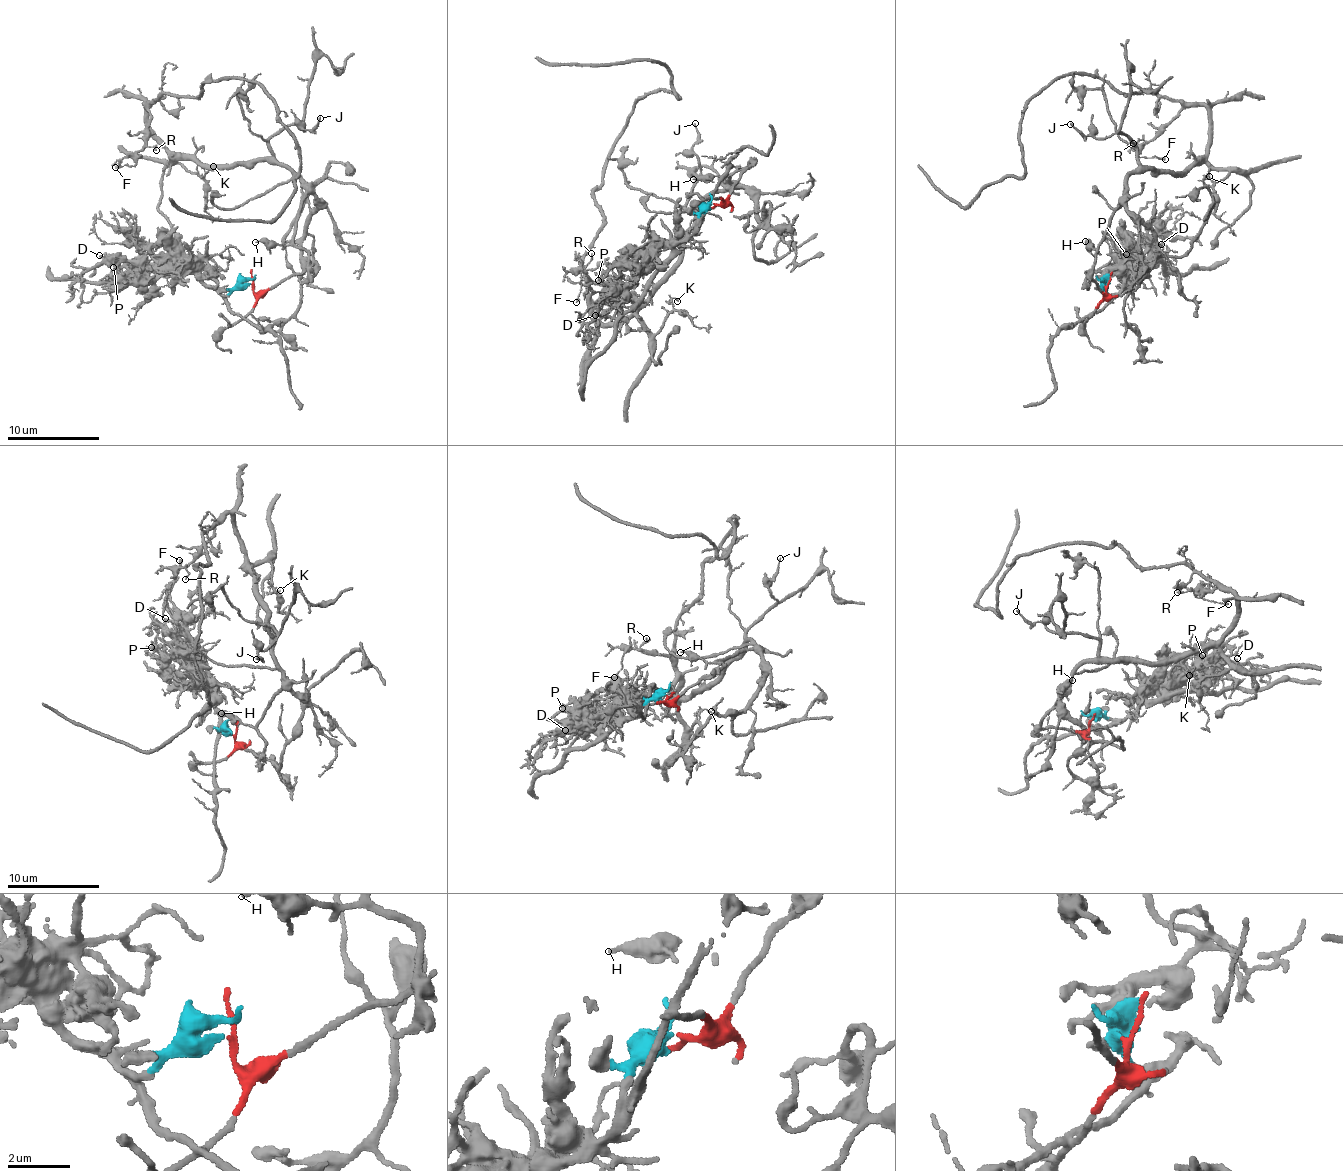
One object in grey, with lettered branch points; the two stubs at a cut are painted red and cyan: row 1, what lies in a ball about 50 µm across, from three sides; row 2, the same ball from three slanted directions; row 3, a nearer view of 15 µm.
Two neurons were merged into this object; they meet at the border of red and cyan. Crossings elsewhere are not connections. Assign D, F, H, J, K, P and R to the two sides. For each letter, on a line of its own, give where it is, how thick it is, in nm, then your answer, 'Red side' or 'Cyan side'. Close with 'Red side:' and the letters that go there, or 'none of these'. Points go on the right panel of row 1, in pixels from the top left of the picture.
D: Place: (1161, 244). Thickness 110 nm. Cyan side
F: Place: (1165, 159). Thickness 140 nm. Red side
H: Place: (1085, 241). Thickness 220 nm. Red side
J: Place: (1070, 124). Thickness 130 nm. Red side
K: Place: (1209, 176). Thickness 100 nm. Red side
P: Place: (1126, 254). Thickness 190 nm. Cyan side
R: Place: (1133, 143). Thickness 120 nm. Red side
Red side: F, H, J, K, R

